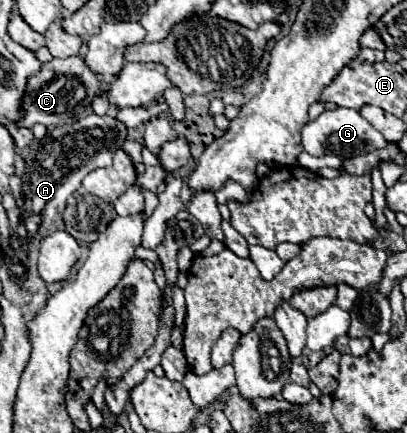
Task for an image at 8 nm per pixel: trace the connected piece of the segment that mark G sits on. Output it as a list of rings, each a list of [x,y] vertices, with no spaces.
[[[336,108],[336,110],[326,110],[324,114],[320,114],[316,120],[308,122],[302,128],[302,144],[304,144],[304,150],[312,156],[332,154],[346,160],[346,158],[354,158],[354,156],[384,148],[388,142],[356,110]]]

